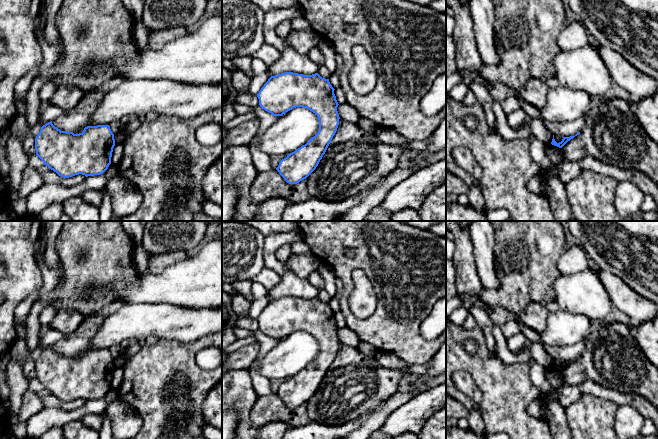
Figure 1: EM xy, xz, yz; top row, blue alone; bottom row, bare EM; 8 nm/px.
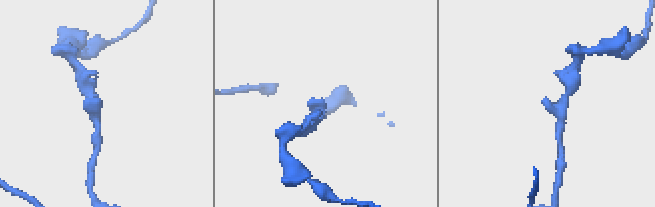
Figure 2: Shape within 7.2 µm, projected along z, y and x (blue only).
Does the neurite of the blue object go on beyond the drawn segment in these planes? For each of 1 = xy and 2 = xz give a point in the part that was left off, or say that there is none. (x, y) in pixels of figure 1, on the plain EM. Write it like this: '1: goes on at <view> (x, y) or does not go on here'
1: does not go on here
2: does not go on here

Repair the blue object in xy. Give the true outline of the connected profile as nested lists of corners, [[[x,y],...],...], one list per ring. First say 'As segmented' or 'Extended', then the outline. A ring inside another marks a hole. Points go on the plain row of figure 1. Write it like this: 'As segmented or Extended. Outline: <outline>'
As segmented. Outline: [[[51,346],[35,362],[36,379],[59,400],[103,398],[111,388],[114,358],[109,349],[87,350],[82,357],[61,355]]]

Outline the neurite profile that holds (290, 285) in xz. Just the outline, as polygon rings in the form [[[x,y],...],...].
[[[288,261],[284,262],[286,271],[280,275],[281,281],[268,291],[271,300],[285,296],[303,299],[312,299],[318,296],[319,290],[308,279],[298,277],[289,267]]]

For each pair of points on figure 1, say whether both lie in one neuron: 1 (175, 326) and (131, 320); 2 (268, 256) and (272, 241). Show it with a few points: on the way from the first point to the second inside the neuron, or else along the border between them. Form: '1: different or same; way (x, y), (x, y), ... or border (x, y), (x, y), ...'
1: same; way (164, 320), (142, 320)
2: same; way (268, 252), (271, 245)

